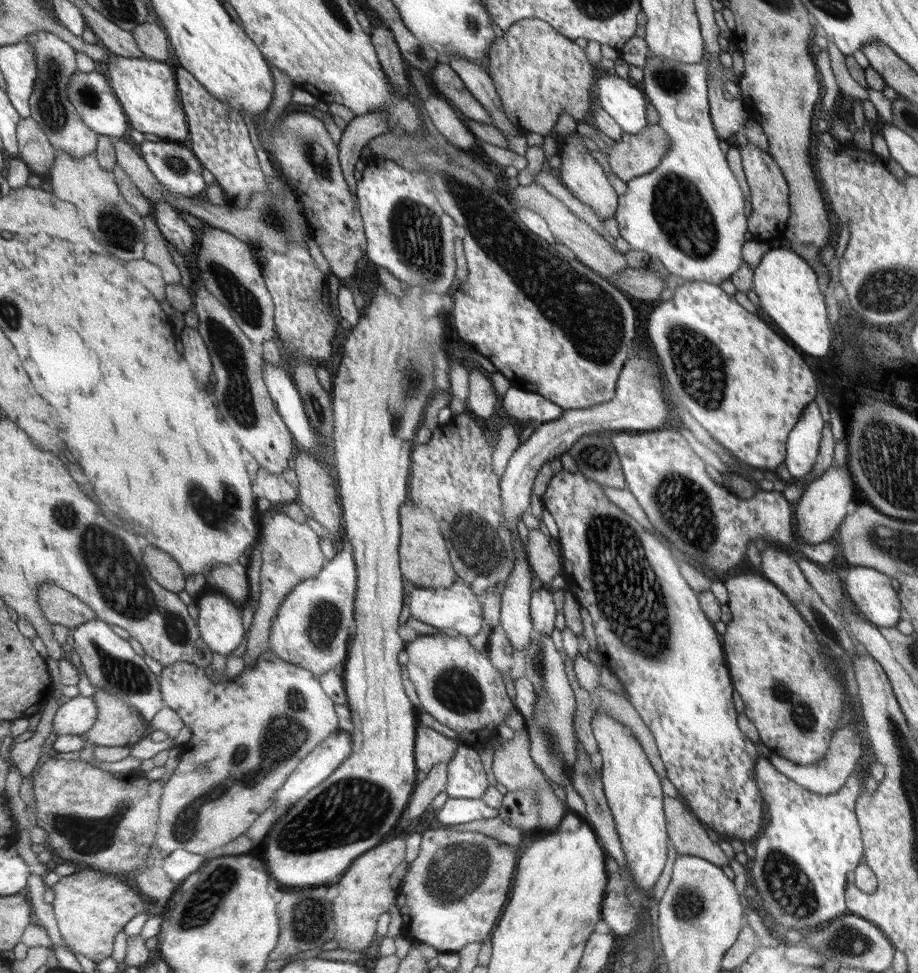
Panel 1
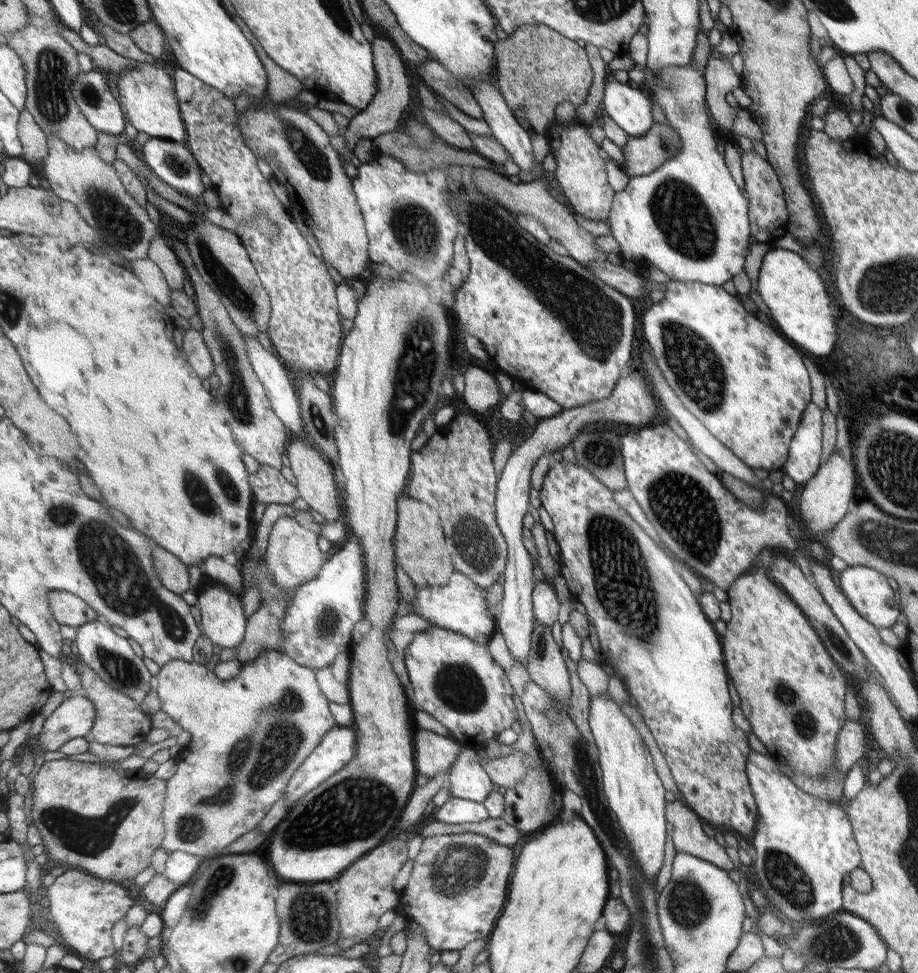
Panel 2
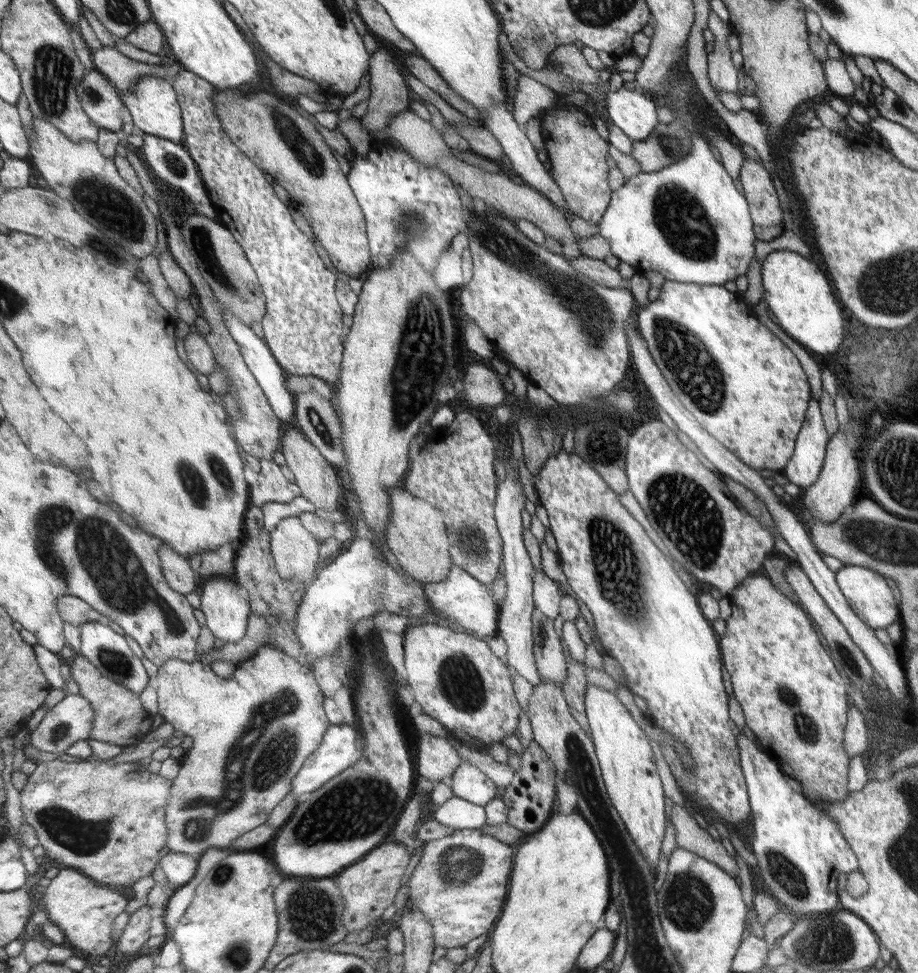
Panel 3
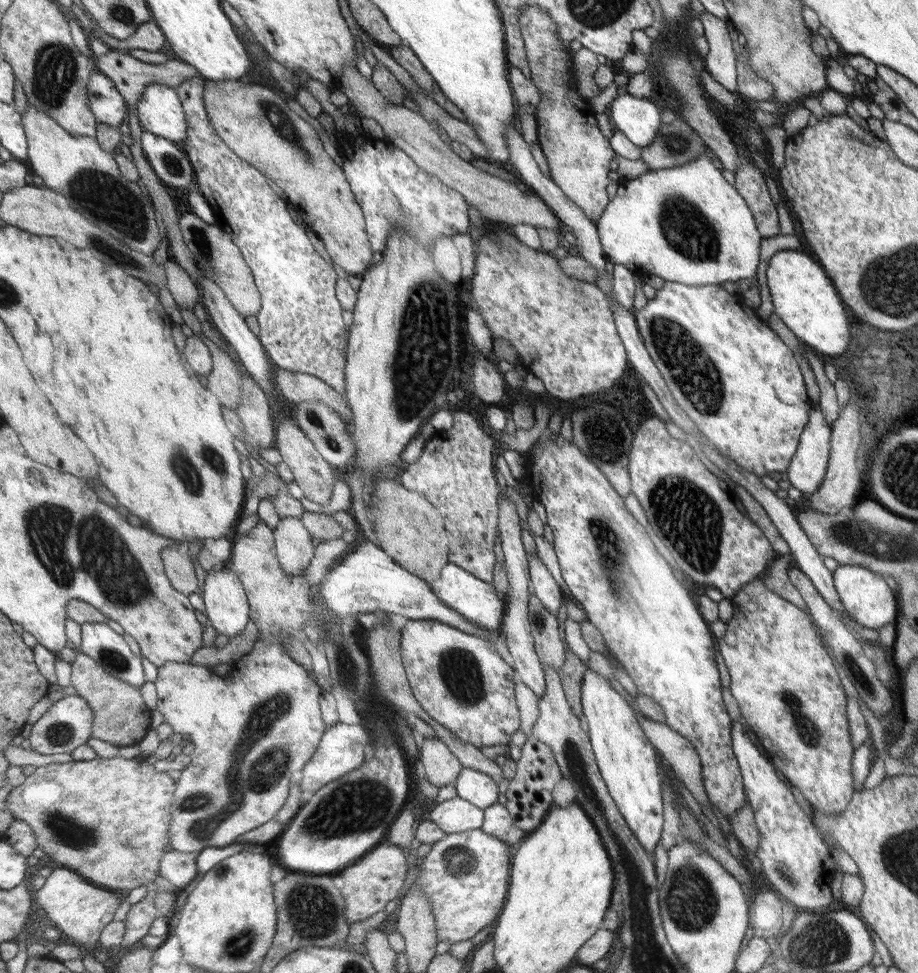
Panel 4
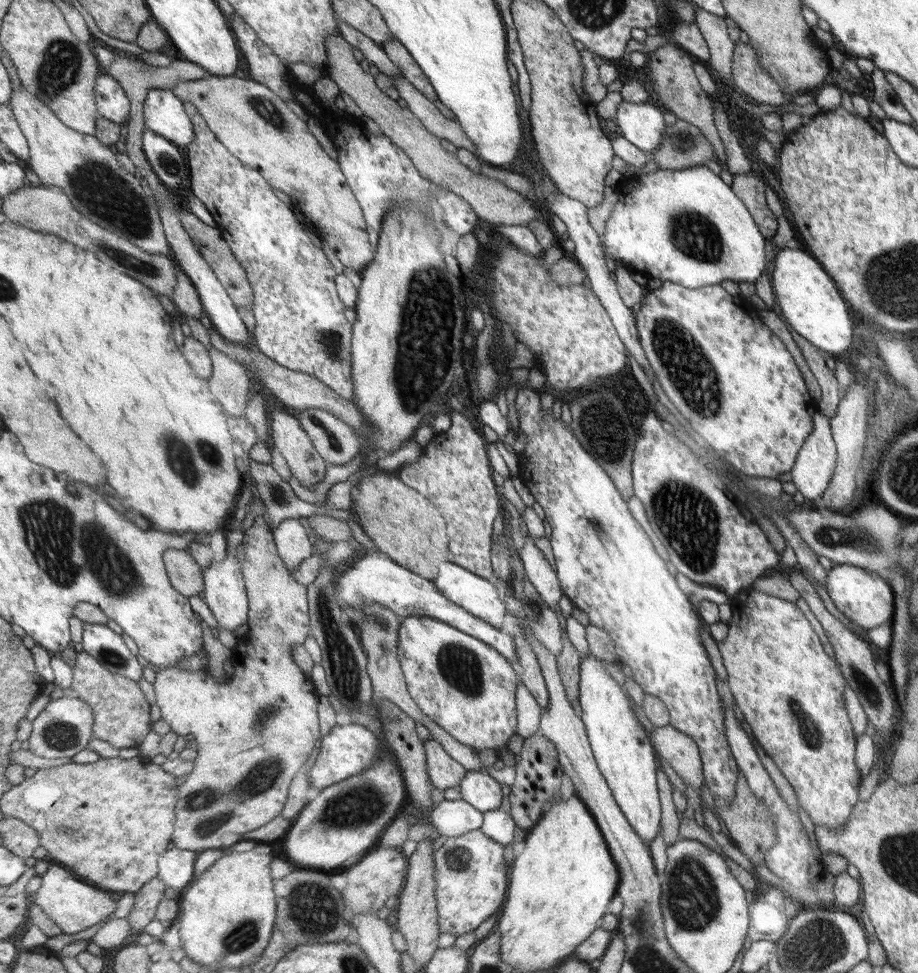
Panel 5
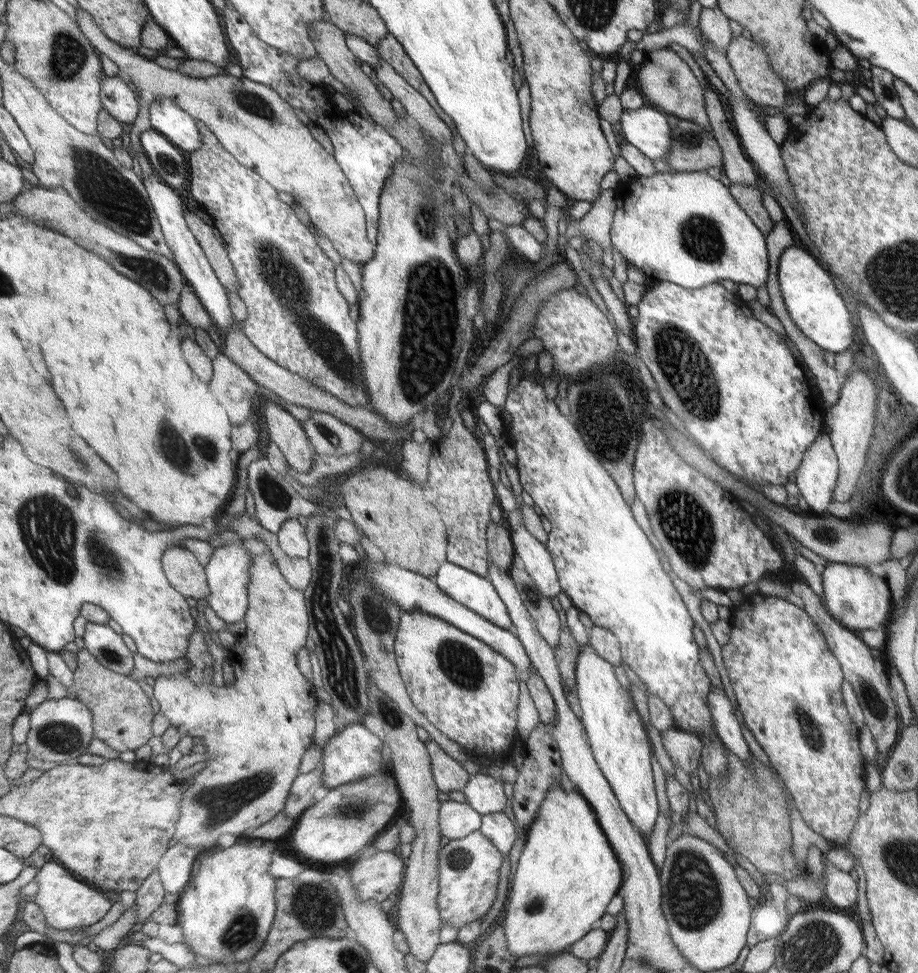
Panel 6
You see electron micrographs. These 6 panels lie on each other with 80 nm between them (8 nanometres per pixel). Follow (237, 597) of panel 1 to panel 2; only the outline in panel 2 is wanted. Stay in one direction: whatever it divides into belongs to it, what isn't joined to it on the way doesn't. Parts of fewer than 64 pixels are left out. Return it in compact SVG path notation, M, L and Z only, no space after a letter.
M233 552L220 557L207 557L202 566L203 573L209 578L209 583L217 582L235 594L241 595L245 586L241 578L240 564Z

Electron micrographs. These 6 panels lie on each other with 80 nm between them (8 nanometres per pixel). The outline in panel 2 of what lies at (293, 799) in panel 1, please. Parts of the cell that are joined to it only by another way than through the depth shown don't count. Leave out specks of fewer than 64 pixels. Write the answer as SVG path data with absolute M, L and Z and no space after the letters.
M335 726L323 737L321 744L302 762L287 786L289 802L295 802L317 789L321 783L345 768L355 757L356 736L350 726Z

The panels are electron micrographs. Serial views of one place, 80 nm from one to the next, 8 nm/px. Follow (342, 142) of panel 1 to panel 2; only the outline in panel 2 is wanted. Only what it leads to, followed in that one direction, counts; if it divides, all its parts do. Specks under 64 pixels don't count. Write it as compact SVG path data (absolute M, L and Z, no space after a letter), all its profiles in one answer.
M380 37L374 38L371 43L373 50L373 63L375 78L377 78L377 92L370 100L370 103L350 119L349 124L342 129L343 136L347 141L347 150L354 149L354 144L362 138L375 138L387 131L393 131L399 126L399 122L403 120L403 110L409 104L409 80L407 74L403 70L401 58L397 54L397 50Z

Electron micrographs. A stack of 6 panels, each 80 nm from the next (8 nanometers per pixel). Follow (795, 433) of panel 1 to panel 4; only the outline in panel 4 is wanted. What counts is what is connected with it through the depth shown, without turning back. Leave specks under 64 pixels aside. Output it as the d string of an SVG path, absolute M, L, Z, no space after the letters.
M813 404L809 414L807 425L803 429L801 436L799 436L800 441L798 442L797 452L785 471L785 477L787 477L791 487L807 496L816 492L824 480L825 468L828 468L828 460L830 460L830 436L833 434L825 415L819 412L817 404Z

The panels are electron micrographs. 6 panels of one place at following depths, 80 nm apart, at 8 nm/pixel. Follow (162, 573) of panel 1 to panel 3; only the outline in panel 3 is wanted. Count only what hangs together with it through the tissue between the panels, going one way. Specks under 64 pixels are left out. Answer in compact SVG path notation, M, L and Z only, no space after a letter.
M165 544L159 549L163 574L169 581L171 588L181 594L195 593L197 590L197 579L187 556L178 553L173 547Z

